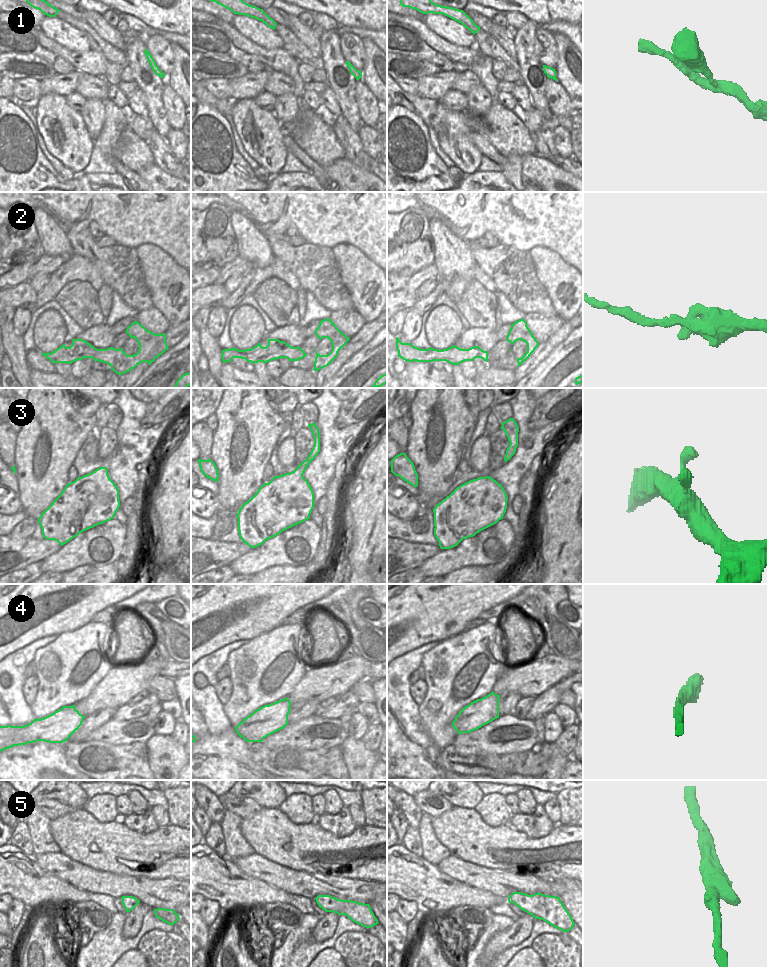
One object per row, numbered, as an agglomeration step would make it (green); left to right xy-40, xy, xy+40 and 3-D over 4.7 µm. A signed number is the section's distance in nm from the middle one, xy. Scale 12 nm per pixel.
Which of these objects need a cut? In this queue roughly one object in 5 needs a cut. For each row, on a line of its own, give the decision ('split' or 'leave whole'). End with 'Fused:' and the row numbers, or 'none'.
1: leave whole
2: leave whole
3: leave whole
4: leave whole
5: leave whole
Fused: none

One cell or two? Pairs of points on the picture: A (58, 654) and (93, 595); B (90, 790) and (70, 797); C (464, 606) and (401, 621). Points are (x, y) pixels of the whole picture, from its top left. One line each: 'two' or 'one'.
A: two
B: two
C: one

